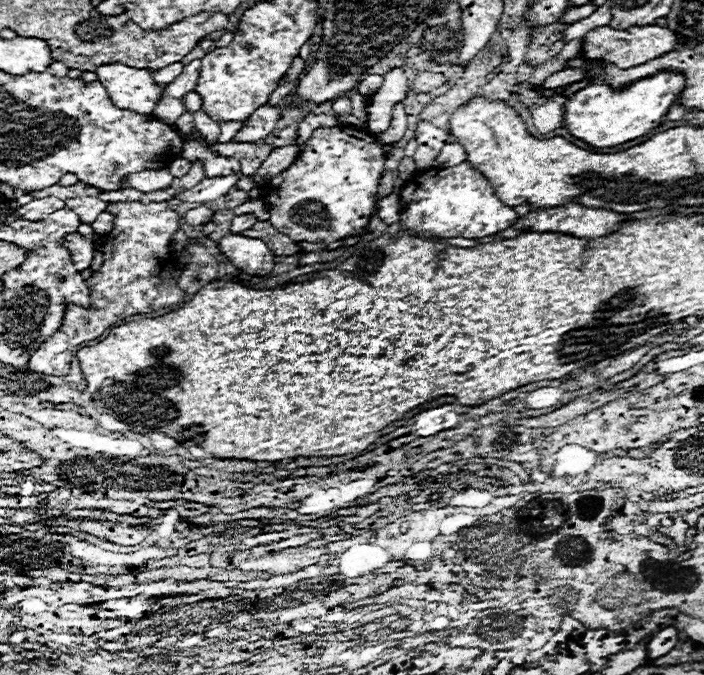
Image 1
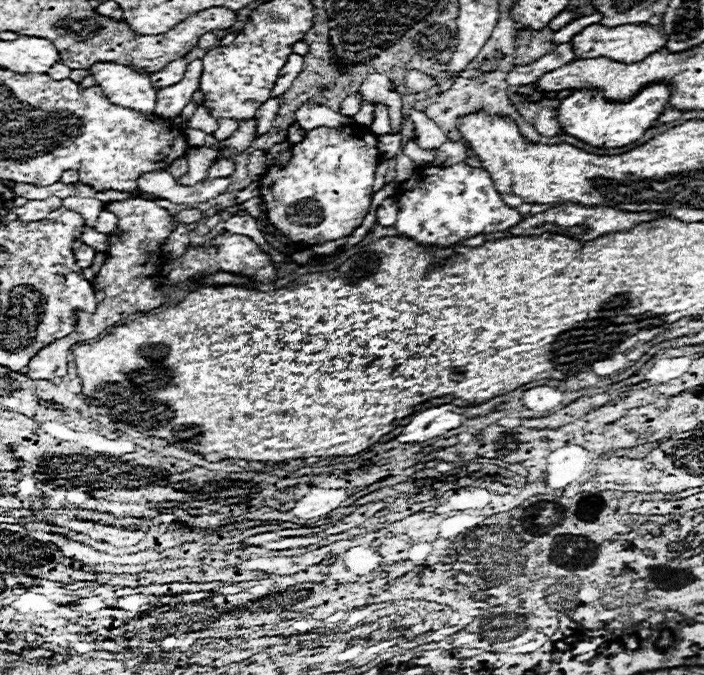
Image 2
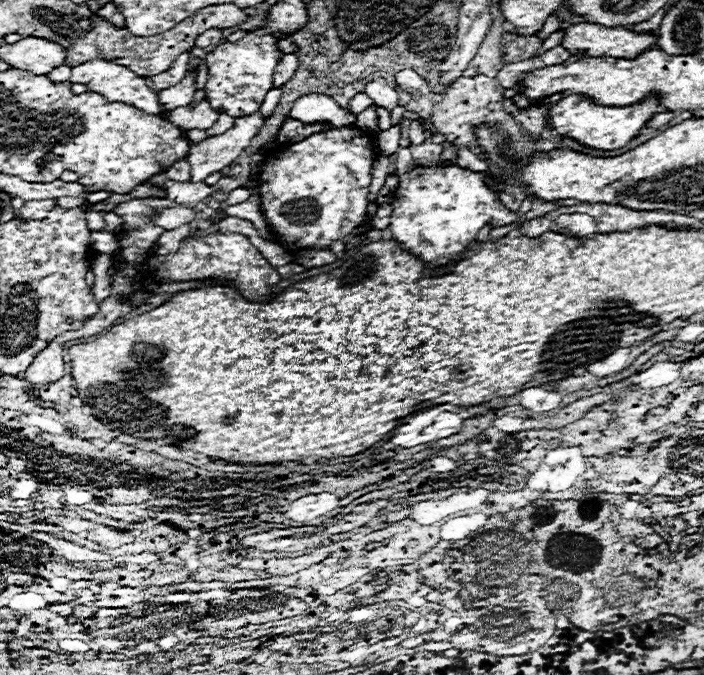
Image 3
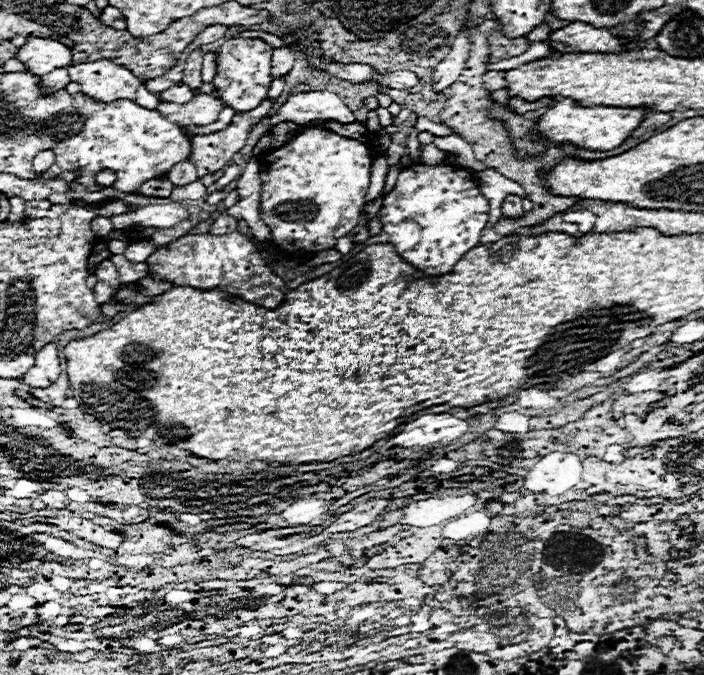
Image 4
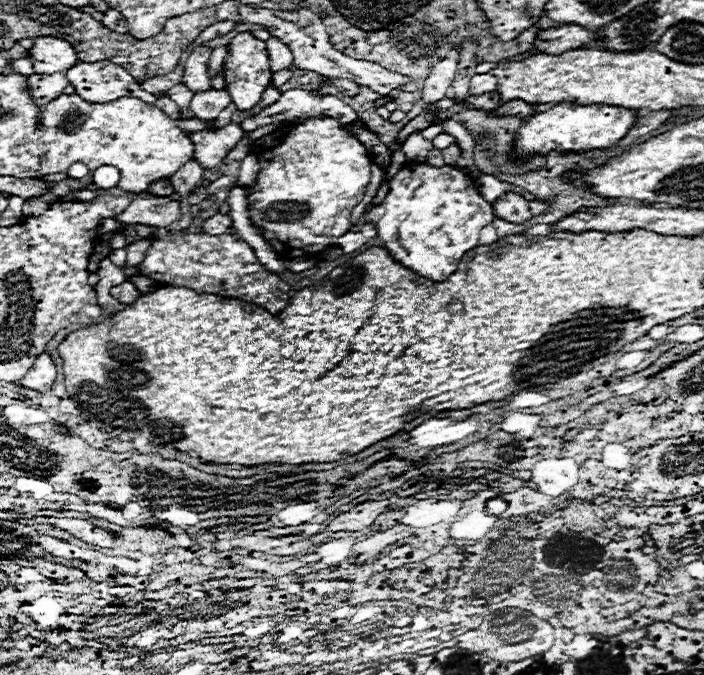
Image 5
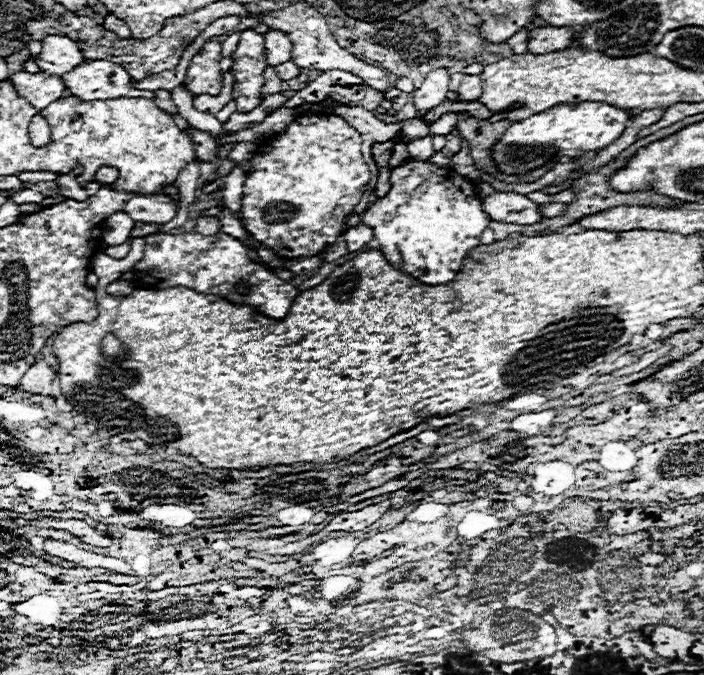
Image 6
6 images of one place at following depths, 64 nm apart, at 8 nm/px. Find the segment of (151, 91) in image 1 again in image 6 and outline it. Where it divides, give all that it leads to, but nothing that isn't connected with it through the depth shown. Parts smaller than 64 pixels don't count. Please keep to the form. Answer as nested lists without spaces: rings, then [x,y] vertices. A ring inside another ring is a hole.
[[[108,60],[84,62],[70,74],[62,74],[62,82],[72,92],[72,96],[82,98],[84,102],[122,96],[154,99],[154,92],[132,88],[132,78],[128,76],[128,72],[120,64]]]

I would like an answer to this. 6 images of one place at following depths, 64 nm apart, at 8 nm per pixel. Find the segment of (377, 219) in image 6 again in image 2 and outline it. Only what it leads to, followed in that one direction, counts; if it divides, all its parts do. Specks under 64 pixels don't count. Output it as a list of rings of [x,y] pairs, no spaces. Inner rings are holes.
[[[454,164],[448,168],[418,168],[398,186],[394,200],[398,204],[394,224],[396,232],[426,248],[454,248],[460,240],[468,240],[476,234],[506,230],[522,220],[514,208],[508,208],[502,202],[490,174],[482,168],[472,168],[466,164]]]

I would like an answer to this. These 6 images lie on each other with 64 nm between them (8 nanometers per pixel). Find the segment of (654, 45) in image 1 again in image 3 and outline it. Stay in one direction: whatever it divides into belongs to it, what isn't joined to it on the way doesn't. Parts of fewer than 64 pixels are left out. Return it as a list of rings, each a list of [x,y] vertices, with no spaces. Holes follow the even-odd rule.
[[[580,22],[564,30],[560,46],[578,56],[616,56],[636,58],[656,42],[654,34],[636,34],[622,26],[606,28],[590,22]]]

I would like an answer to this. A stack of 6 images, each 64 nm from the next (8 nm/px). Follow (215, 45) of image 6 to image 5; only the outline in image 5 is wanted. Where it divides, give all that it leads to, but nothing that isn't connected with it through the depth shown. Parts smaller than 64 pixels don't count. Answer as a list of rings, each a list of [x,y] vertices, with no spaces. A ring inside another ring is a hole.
[[[200,46],[200,48],[196,48],[196,50],[188,56],[188,60],[186,60],[182,84],[188,86],[194,94],[210,90],[210,82],[212,82],[212,78],[208,76],[210,52],[212,52],[212,48]]]

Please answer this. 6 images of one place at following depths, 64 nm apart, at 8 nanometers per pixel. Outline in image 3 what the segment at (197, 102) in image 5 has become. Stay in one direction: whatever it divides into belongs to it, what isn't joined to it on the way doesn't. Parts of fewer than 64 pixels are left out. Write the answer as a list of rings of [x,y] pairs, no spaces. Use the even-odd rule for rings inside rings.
[[[204,98],[194,106],[180,106],[180,108],[168,110],[164,114],[164,118],[168,118],[178,128],[202,128],[204,130],[204,128],[210,128],[216,122],[218,110],[214,112],[210,102]]]

